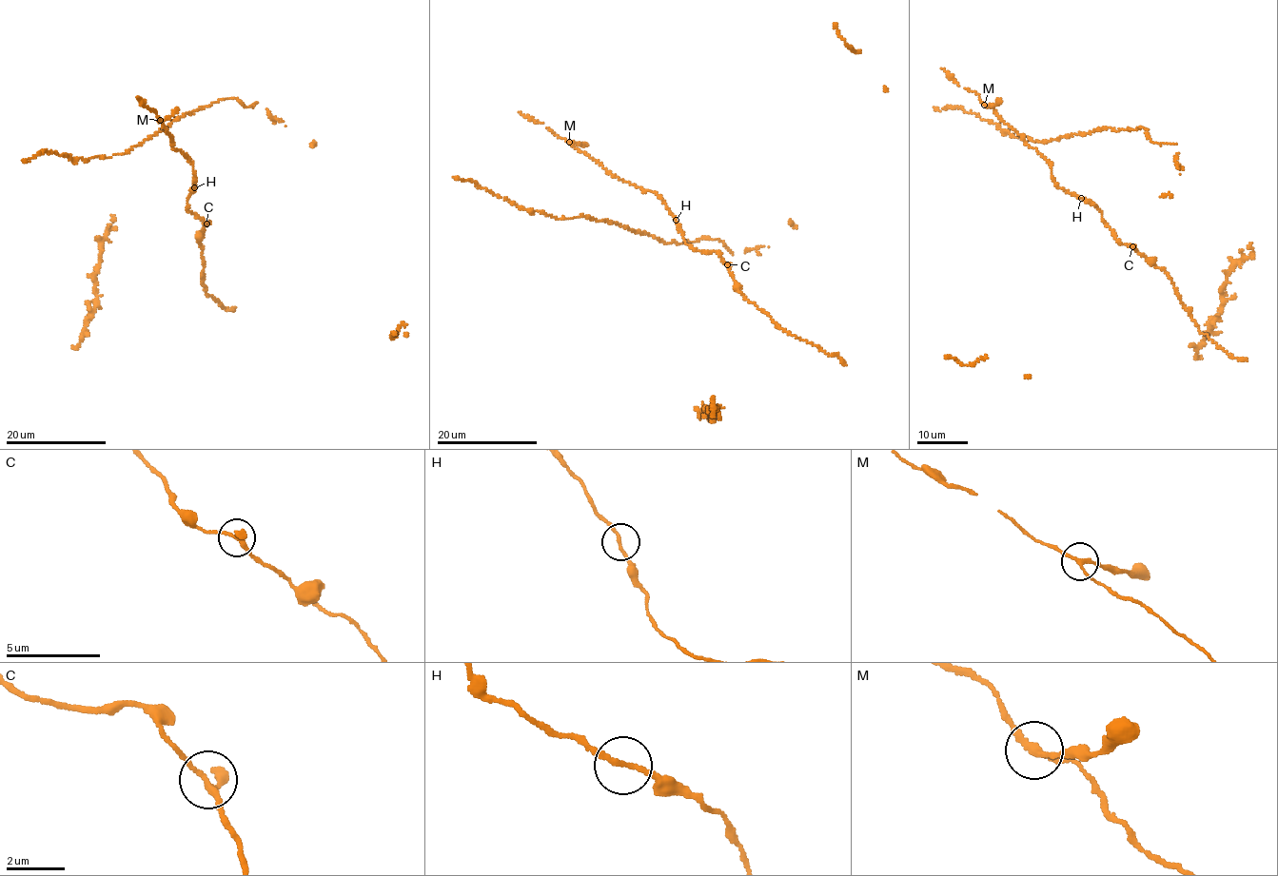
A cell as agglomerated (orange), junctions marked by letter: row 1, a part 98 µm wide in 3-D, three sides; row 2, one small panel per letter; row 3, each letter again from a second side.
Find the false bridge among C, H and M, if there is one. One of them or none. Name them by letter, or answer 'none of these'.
none of these

